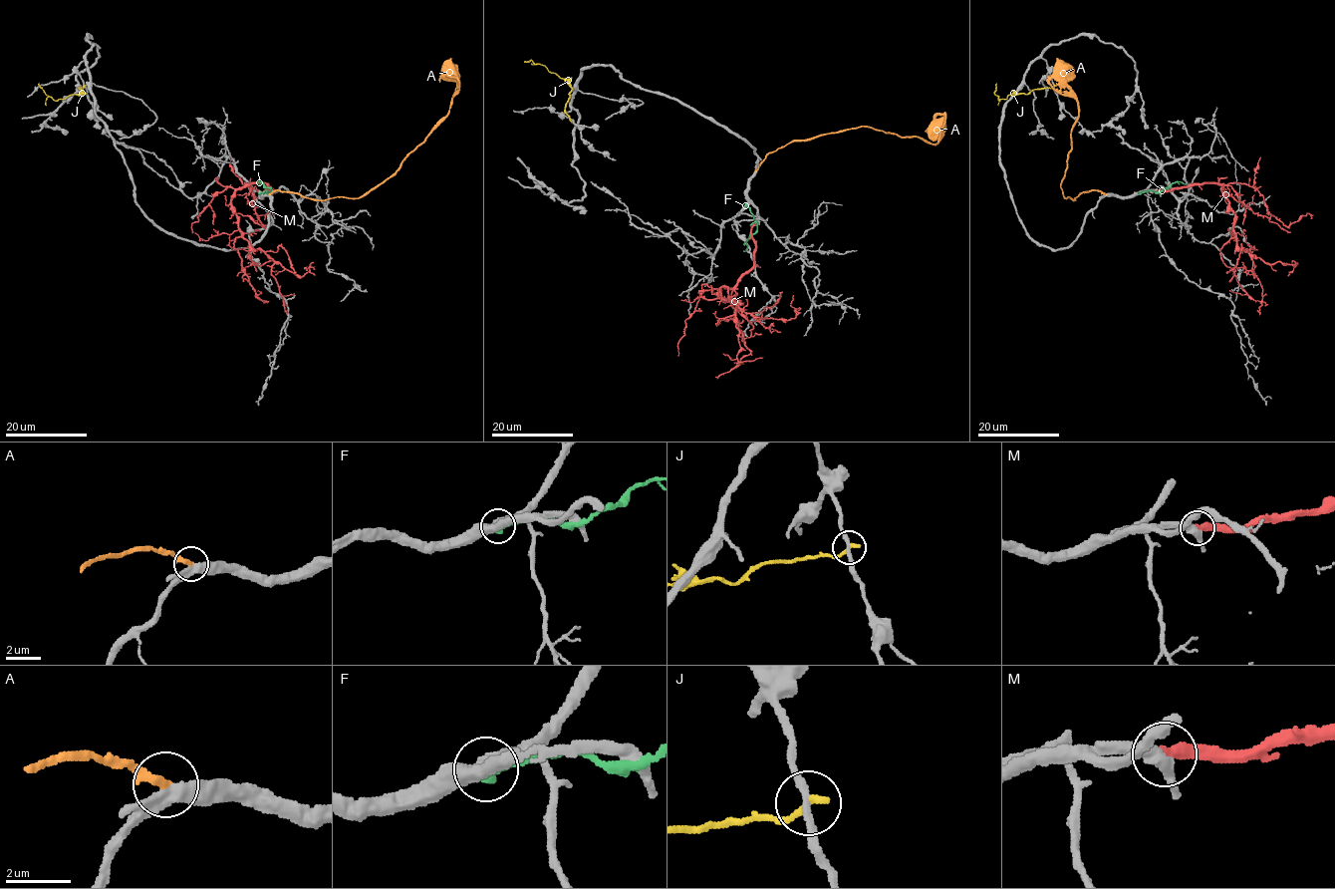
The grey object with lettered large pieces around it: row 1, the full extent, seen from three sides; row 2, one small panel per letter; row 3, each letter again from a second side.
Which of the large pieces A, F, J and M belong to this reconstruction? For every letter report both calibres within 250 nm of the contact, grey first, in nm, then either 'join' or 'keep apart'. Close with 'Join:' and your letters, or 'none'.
A: calibres 460 and 260 nm; keep apart
F: calibres 440 and 380 nm; keep apart
J: calibres 240 and 280 nm; keep apart
M: calibres 440 and 440 nm; join
Join: M

